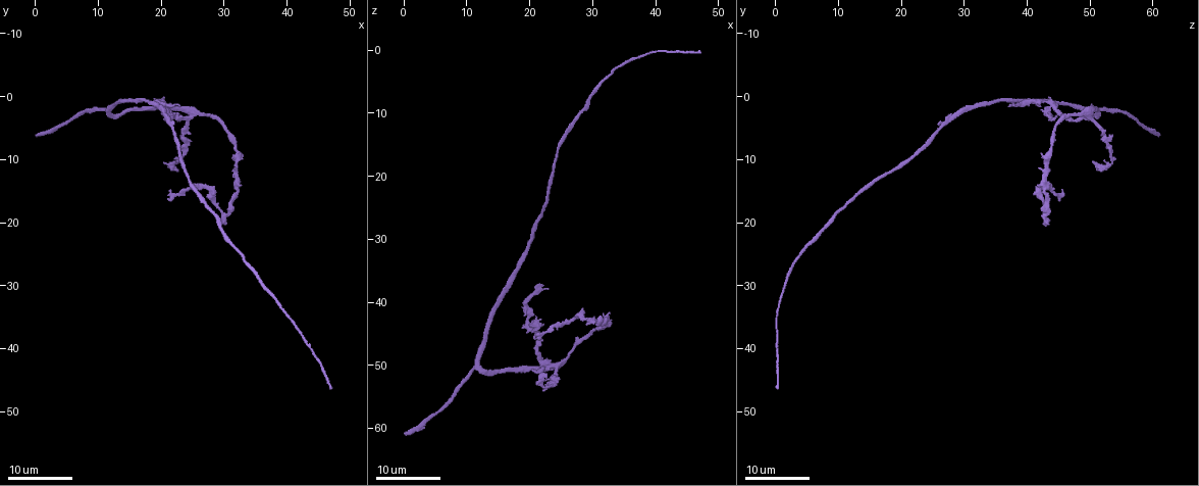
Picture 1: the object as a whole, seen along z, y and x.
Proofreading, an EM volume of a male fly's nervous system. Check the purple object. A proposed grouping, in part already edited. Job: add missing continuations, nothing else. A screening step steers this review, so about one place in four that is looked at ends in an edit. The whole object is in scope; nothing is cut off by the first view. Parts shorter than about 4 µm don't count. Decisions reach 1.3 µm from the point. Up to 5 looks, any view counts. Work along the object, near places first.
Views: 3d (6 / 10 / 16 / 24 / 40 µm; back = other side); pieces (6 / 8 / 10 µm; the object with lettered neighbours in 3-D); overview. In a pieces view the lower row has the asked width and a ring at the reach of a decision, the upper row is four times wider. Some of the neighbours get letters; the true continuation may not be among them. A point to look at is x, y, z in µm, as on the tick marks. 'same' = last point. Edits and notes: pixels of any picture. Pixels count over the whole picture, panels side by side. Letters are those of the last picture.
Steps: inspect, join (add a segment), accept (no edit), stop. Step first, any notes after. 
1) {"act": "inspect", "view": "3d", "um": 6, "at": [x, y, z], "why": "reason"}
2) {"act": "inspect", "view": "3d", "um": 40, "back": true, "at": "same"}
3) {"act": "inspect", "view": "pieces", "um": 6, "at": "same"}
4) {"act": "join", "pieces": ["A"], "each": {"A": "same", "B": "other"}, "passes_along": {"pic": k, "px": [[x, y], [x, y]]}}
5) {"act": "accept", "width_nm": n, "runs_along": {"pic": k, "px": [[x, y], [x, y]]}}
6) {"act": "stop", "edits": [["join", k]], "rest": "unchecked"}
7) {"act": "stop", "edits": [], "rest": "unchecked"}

{"act": "inspect", "view": "3d", "um": 16, "at": [21.5, 16.0, 45.0], "why": "an open end"}

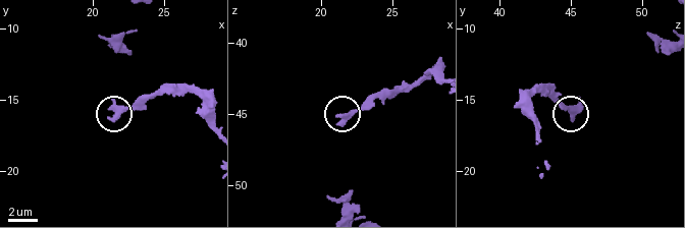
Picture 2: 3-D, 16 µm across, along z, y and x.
{"act": "inspect", "view": "pieces", "um": 6, "at": [21.2, 16.2, 45.0]}

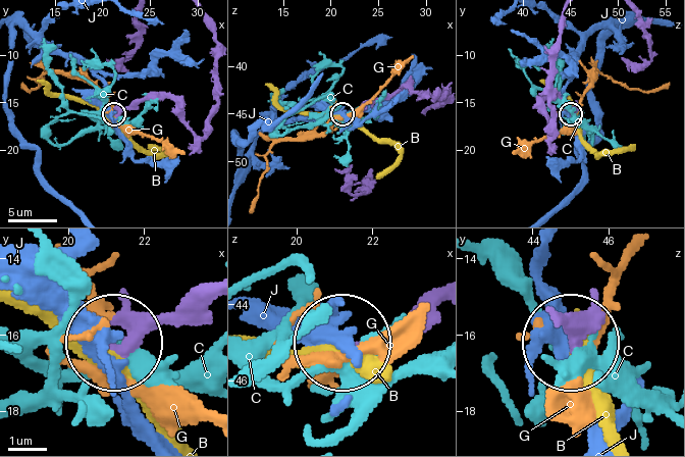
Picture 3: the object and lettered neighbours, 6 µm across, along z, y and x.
{"act": "accept", "each": {"B": "other", "C": "other", "G": "other", "J": "other"}, "found": "none of them fits"}

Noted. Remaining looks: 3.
{"act": "inspect", "view": "3d", "um": 24, "at": [0.0, 6.0, 60.5], "why": "an open end"}

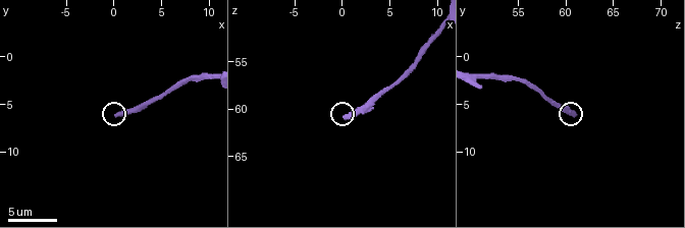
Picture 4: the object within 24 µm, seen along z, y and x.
{"act": "inspect", "view": "3d", "um": 6, "at": [0.2, 6.0, 60.8]}

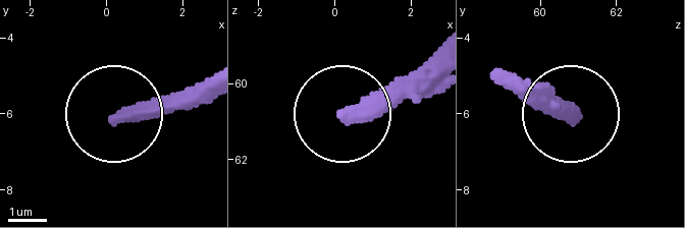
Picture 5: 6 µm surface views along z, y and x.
{"act": "inspect", "view": "pieces", "um": 8, "at": [0.30, 6.10, 60.80], "why": "see the neighbours"}

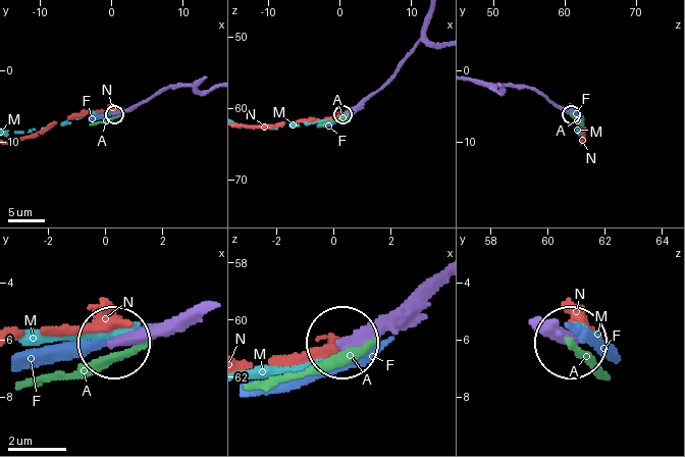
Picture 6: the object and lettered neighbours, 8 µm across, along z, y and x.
{"act": "accept", "width_nm": 350, "each": {"A": "other", "F": "other", "M": "other", "N": "other"}, "runs_along": {"pic": 6, "px": [[439, 270], [347, 344]]}, "found": "none of them fits"}

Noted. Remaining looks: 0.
{"act": "stop", "edits": [], "rest": "unchecked"}

